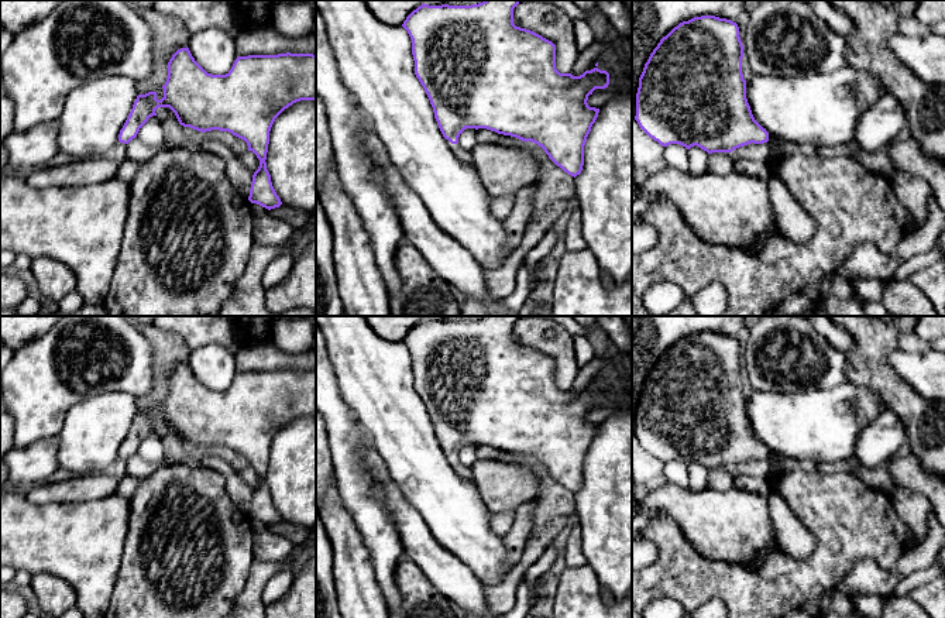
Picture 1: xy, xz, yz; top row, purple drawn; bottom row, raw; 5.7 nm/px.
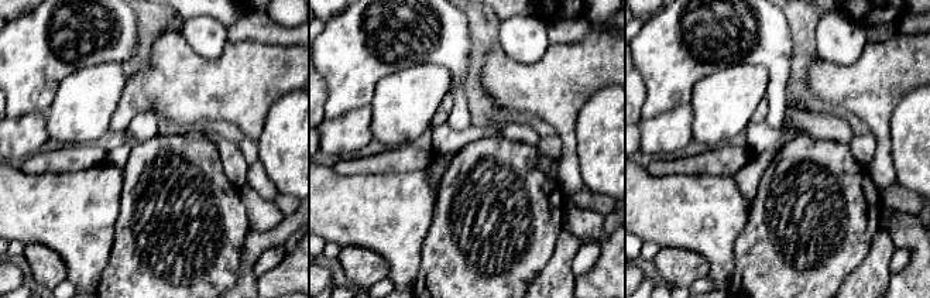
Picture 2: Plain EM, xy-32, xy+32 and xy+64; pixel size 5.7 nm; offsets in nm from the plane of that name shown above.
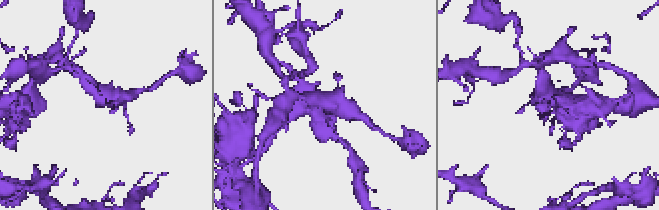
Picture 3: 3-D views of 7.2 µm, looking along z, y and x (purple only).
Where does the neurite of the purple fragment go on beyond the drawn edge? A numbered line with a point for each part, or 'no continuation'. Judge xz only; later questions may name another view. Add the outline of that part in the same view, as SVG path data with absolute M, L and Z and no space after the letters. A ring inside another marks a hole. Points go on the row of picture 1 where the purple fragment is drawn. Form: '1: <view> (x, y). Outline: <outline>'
1: xz (461, 155). Outline: M446 140L449 148L453 151L453 154L456 155L456 158L460 161L460 162L464 162L464 164L471 164L471 154L464 151L458 143L457 144L451 144L449 140Z

